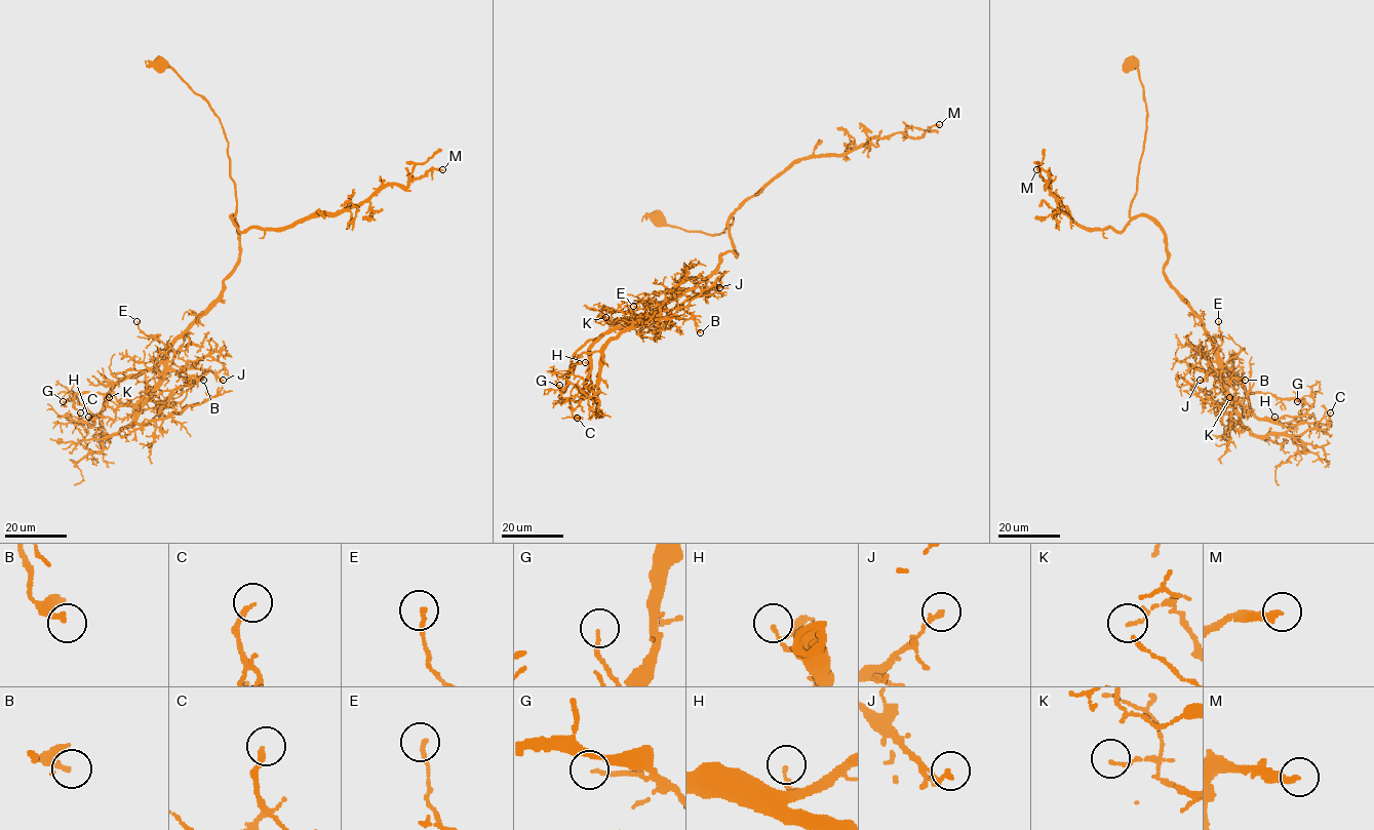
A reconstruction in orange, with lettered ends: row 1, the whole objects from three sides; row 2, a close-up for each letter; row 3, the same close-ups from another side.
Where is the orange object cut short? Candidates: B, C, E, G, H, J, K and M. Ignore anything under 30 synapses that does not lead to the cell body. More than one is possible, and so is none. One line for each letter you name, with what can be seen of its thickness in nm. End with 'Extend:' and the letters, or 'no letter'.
G: calibre 140 nm
M: calibre 240 nm
Extend: G, M

